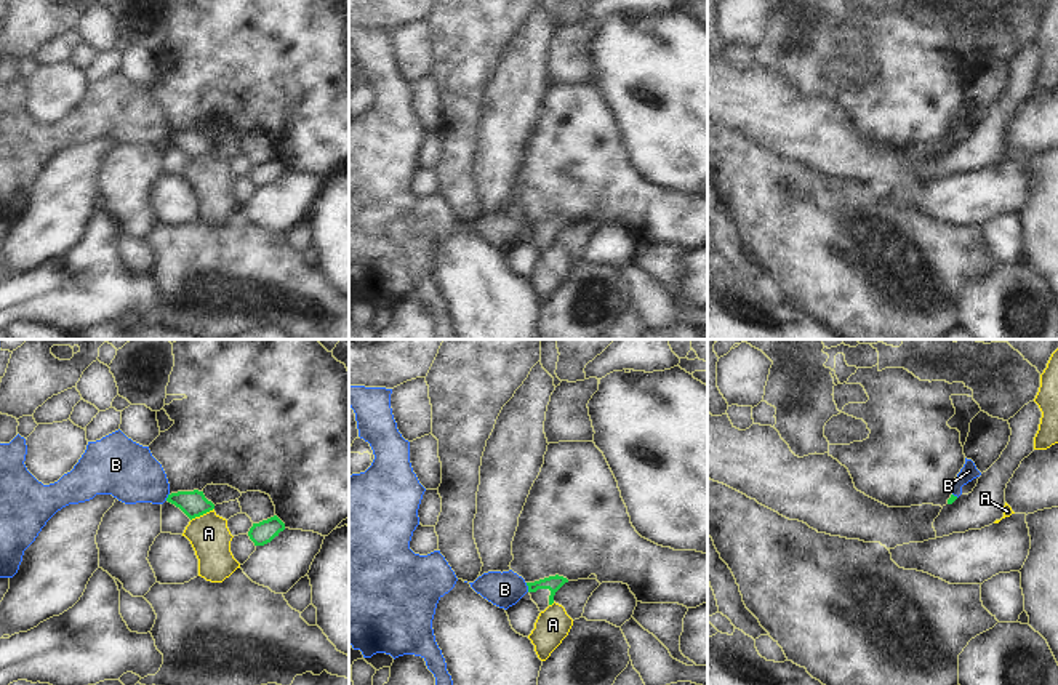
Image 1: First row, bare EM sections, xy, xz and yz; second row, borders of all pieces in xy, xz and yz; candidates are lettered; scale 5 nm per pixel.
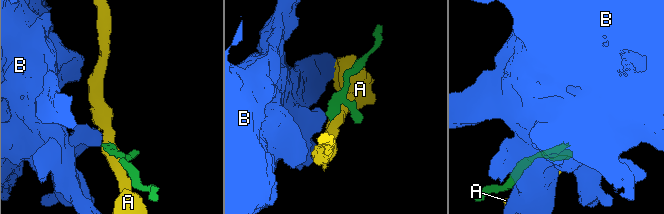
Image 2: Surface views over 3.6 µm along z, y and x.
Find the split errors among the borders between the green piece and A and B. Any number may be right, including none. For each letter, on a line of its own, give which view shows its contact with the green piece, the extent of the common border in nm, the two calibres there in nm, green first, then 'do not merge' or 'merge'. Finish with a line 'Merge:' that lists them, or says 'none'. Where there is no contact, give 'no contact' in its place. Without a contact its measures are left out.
A: xy | 140 nm | 130/200 nm | do not merge
B: xz | 50 nm | 80/180 nm | do not merge
Merge: none

